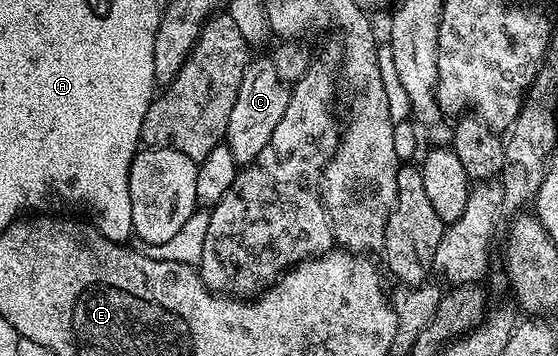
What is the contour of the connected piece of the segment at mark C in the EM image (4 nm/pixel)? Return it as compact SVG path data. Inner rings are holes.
M264 55L257 61L256 58L249 60L242 75L242 87L238 87L238 99L234 99L234 107L230 111L230 123L226 134L226 143L237 166L250 164L258 155L258 151L266 147L270 135L274 135L274 127L278 127L282 115L286 112L289 92L289 86L278 75L271 56Z

